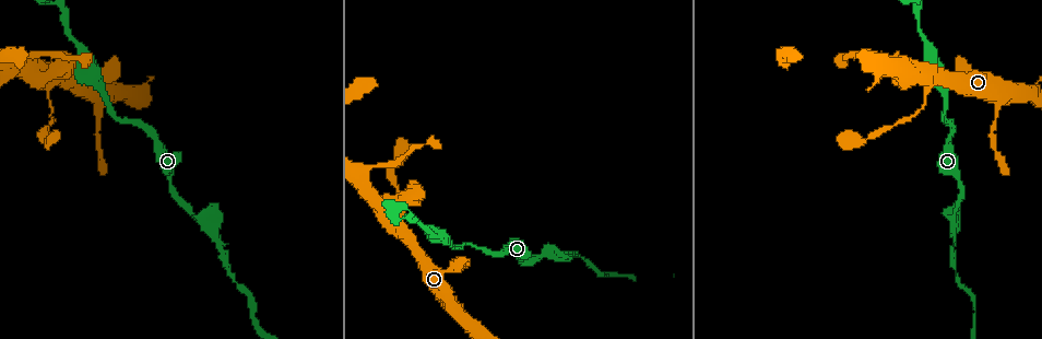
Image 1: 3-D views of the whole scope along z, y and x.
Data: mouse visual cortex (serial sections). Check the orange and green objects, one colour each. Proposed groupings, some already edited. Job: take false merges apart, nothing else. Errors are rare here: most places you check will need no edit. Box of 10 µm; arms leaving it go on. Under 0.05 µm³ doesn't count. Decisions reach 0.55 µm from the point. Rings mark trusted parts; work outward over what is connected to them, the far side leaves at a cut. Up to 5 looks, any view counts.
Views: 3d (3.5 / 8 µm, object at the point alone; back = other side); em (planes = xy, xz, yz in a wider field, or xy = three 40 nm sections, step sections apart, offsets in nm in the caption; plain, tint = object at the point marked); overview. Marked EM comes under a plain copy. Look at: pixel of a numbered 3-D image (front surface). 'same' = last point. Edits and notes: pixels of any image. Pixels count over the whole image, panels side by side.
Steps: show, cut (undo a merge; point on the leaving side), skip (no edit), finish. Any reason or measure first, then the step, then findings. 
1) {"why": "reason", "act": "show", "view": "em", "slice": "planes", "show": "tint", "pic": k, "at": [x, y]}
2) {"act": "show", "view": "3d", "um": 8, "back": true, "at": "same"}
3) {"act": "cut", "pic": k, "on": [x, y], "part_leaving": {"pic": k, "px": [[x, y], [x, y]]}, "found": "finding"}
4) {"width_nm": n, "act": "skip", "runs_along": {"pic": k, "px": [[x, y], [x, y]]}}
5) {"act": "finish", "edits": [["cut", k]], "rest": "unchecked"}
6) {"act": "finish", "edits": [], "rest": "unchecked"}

{"why": "calibre changes", "act": "show", "view": "3d", "um": 8, "pic": 1, "at": [369, 167]}

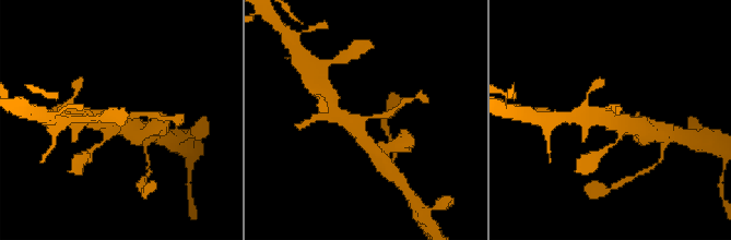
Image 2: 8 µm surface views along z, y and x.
{"act": "show", "view": "3d", "um": 3.5, "at": "same"}

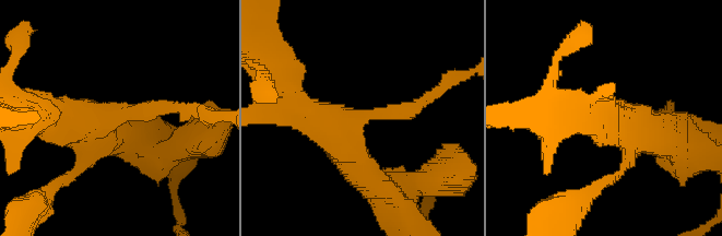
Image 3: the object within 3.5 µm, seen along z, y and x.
{"act": "skip", "runs_along": {"pic": 3, "px": [[359, 169], [343, 130], [430, 94]]}, "found": "continuous, no second cell"}

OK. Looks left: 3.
{"why": "sudden change in width", "act": "show", "view": "3d", "um": 3.5, "pic": 1, "at": [929, 43]}

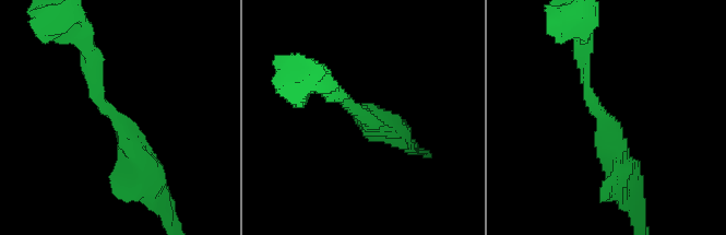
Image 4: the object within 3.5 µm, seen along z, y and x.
{"act": "show", "view": "em", "slice": "xy", "step": 1, "show": "tint", "pic": 4, "at": [115, 118]}

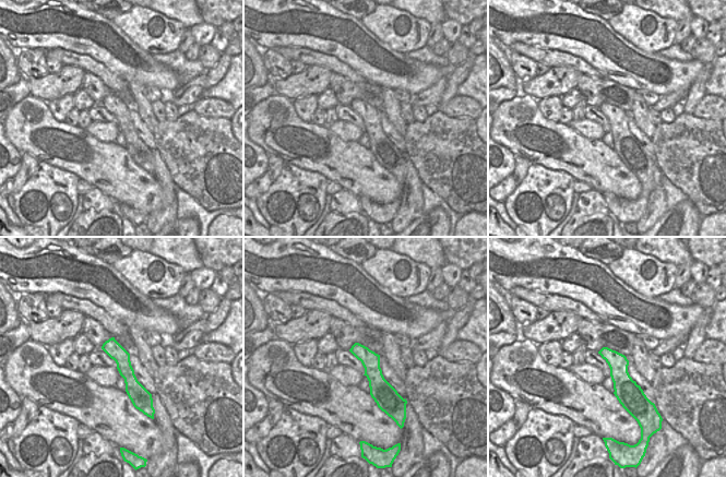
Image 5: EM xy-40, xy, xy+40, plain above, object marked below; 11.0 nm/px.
{"arm_widths_nm": [150, 350], "act": "skip", "runs_along": {"pic": 5, "px": [[111, 341], [139, 403]]}, "found": "one cell here"}

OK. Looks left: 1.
{"act": "finish", "edits": [], "rest": "unchecked"}

